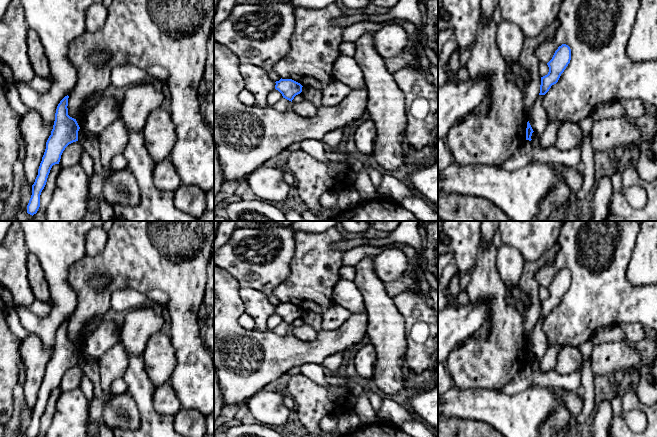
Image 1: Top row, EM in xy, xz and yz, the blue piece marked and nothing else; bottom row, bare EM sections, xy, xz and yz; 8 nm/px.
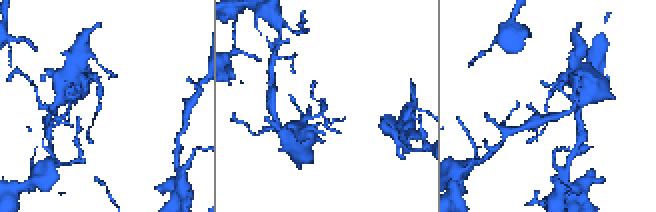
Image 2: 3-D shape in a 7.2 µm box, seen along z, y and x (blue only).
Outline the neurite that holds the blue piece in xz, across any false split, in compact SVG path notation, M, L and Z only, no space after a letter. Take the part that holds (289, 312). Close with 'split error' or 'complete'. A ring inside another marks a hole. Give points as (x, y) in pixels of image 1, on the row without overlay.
M280 303L275 306L275 313L278 314L283 322L292 326L294 321L302 316L302 309L292 303Z; complete

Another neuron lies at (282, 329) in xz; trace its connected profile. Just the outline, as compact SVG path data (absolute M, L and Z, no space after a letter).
M282 322L281 324L279 324L277 327L275 327L274 329L267 329L268 331L271 331L277 335L280 335L280 336L285 336L285 335L288 335L291 333L291 328L292 326L285 323L285 322Z

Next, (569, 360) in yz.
M565 345L559 352L555 371L560 375L576 372L582 365L582 353L579 347Z

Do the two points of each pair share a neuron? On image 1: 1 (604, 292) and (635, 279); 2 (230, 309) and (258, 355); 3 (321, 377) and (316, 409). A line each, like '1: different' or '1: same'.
1: different
2: same
3: different

